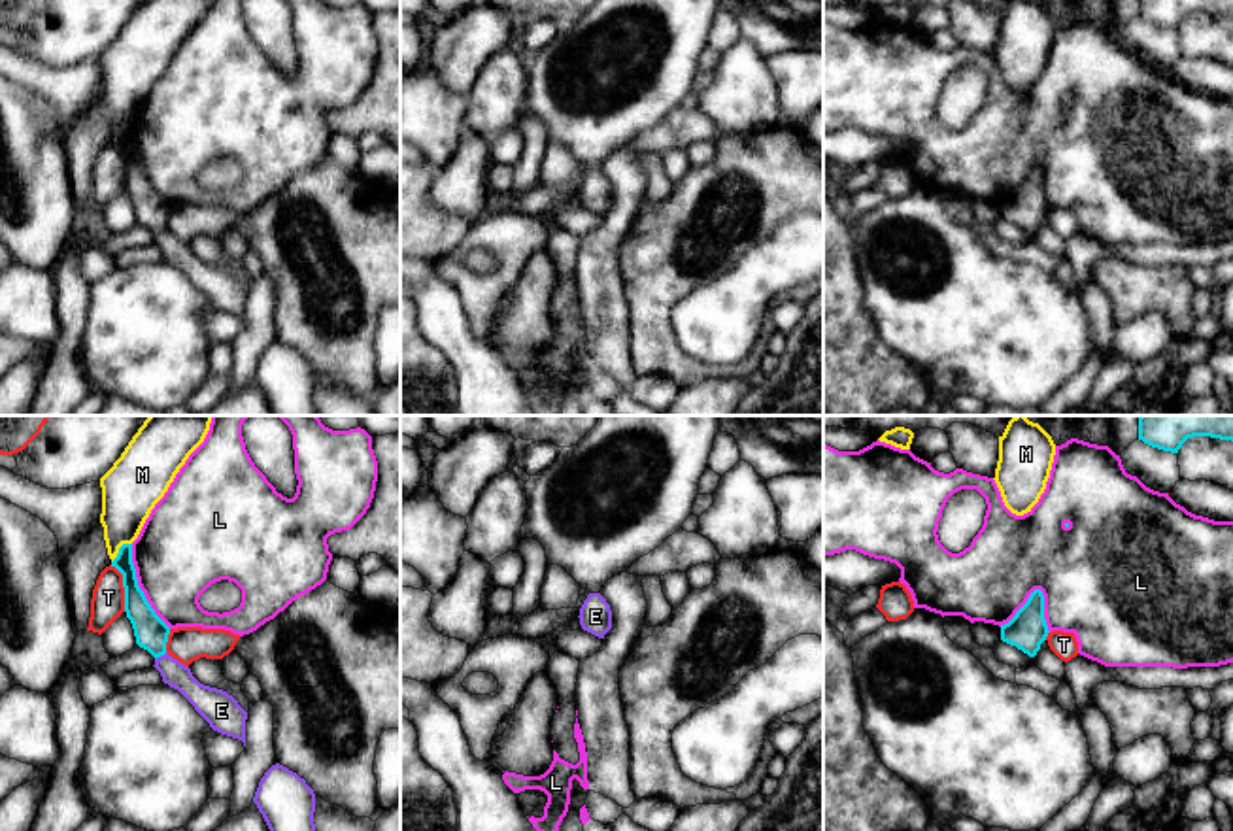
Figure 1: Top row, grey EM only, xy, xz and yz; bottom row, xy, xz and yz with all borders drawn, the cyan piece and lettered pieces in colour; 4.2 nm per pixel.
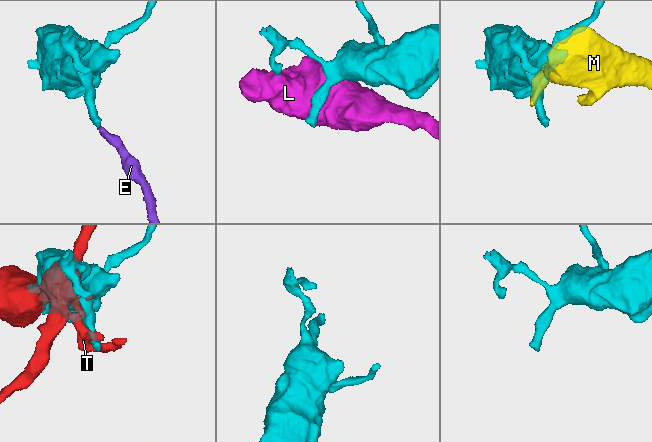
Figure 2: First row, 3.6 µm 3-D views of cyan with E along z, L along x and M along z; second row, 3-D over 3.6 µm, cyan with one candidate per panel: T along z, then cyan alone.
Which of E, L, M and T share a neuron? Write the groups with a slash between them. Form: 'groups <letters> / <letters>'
groups E / L / M / T

